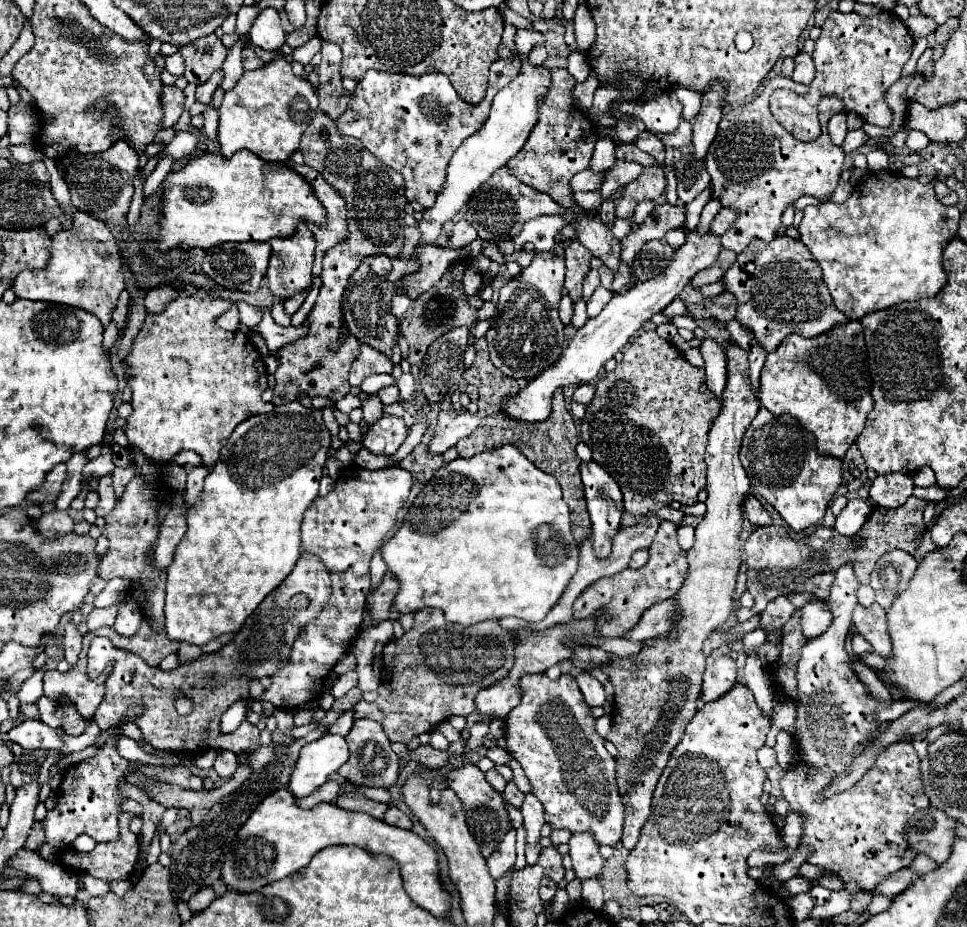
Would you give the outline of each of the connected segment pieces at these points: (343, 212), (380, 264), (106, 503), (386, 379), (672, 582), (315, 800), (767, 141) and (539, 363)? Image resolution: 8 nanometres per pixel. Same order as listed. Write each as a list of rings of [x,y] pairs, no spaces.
[[[285,162],[287,166],[291,166],[293,170],[297,170],[301,176],[307,178],[307,182],[313,186],[315,196],[319,196],[321,204],[327,208],[327,224],[323,228],[315,228],[313,224],[309,224],[309,230],[315,234],[317,240],[317,252],[315,252],[315,262],[313,262],[313,274],[319,276],[321,274],[321,260],[325,256],[325,252],[329,248],[333,248],[335,244],[341,244],[349,238],[349,228],[347,228],[347,208],[345,208],[345,200],[341,198],[339,192],[335,192],[327,180],[323,176],[319,176],[319,172],[315,172],[313,168],[297,166],[293,162]]]
[[[375,256],[371,260],[371,268],[379,274],[379,276],[387,276],[391,272],[391,260],[387,256]]]
[[[103,476],[99,480],[99,506],[95,508],[95,514],[107,516],[107,512],[111,512],[113,506],[115,506],[115,494],[111,486],[111,476]]]
[[[391,374],[371,375],[361,384],[360,389],[367,394],[377,393],[387,385],[396,385],[397,381]]]
[[[663,522],[657,530],[657,536],[649,548],[649,560],[645,566],[631,570],[625,568],[619,574],[603,576],[597,582],[593,582],[585,592],[581,592],[573,604],[573,616],[583,618],[591,616],[591,612],[597,612],[599,608],[605,608],[607,618],[603,620],[603,632],[601,638],[621,638],[627,630],[631,630],[641,614],[647,610],[647,606],[653,606],[661,600],[667,600],[677,592],[679,584],[683,584],[687,574],[687,552],[677,544],[677,524]]]
[[[327,780],[321,788],[317,788],[313,794],[309,794],[307,798],[297,798],[297,804],[301,808],[313,808],[321,802],[333,802],[339,794],[339,784],[333,780]]]
[[[783,74],[771,78],[755,100],[725,112],[705,158],[713,196],[719,198],[723,206],[739,212],[735,224],[723,234],[723,248],[733,252],[743,252],[755,238],[773,240],[781,228],[783,210],[797,198],[811,194],[813,198],[827,200],[835,192],[843,170],[845,154],[831,142],[827,122],[821,122],[821,136],[813,142],[799,142],[777,124],[769,112],[769,98],[777,88],[787,88],[797,94],[807,94],[809,90]]]
[[[569,228],[561,230],[561,238],[549,252],[535,252],[529,266],[525,266],[517,276],[505,282],[499,290],[497,312],[491,320],[491,330],[487,332],[487,344],[491,362],[505,374],[513,378],[535,378],[547,370],[561,354],[565,340],[565,324],[559,320],[557,306],[561,300],[561,290],[565,282],[565,256],[563,242],[569,238]]]

